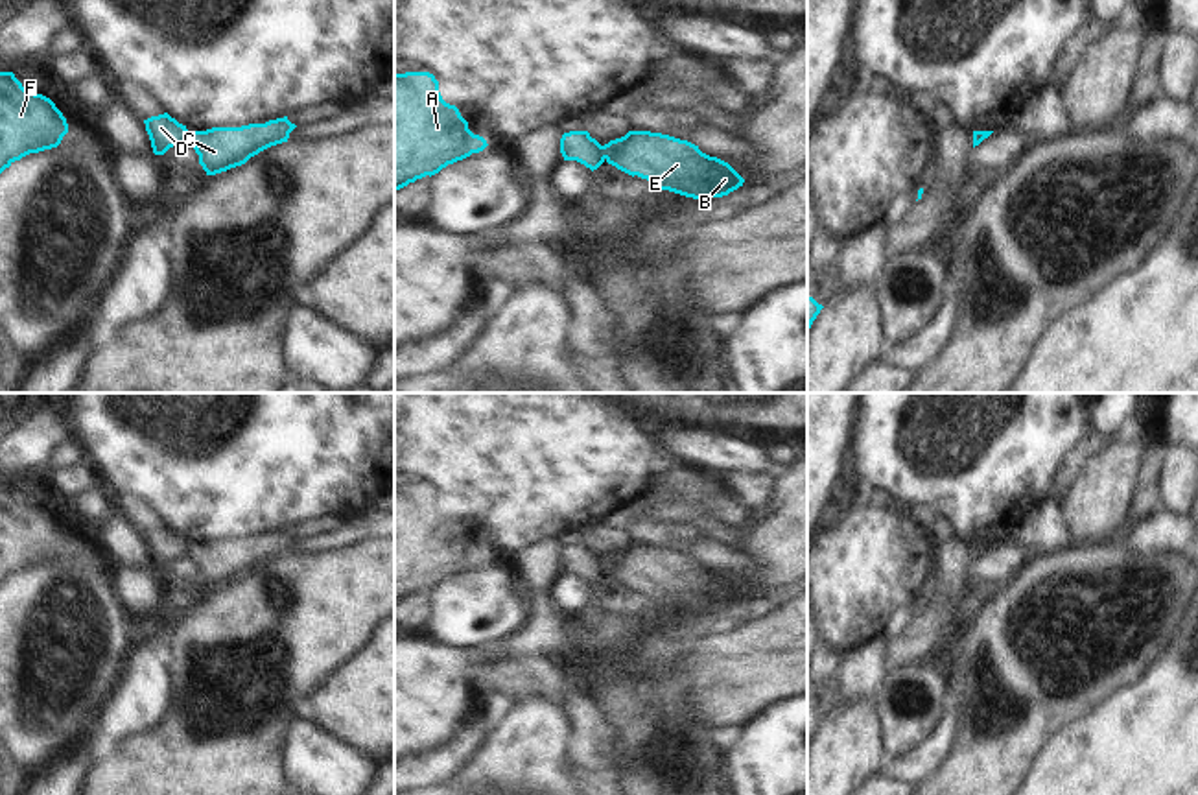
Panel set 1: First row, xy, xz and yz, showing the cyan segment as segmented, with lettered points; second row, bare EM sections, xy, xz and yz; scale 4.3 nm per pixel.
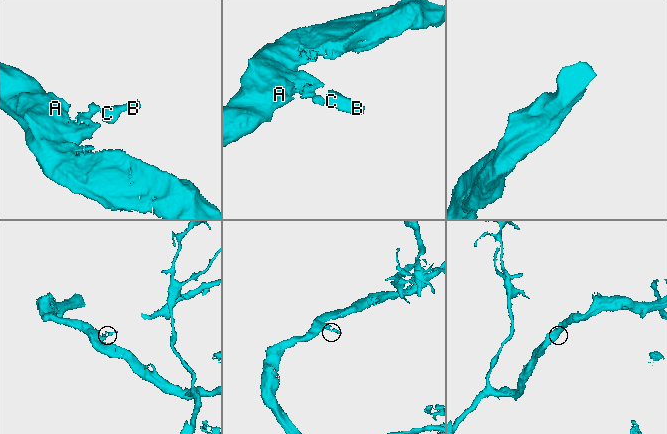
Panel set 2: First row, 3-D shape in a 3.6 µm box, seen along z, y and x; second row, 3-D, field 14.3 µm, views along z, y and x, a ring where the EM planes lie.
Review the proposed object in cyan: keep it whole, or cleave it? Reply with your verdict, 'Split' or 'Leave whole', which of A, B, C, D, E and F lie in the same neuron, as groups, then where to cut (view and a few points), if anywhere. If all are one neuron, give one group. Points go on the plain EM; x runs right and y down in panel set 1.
Split. Groups: A D F / B C E. Split along xz (599, 559), (605, 570)

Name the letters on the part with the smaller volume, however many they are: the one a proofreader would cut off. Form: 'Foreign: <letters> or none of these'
Foreign: B, C, E

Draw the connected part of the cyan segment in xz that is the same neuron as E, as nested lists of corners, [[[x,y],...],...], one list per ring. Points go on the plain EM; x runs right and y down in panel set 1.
[[[628,544],[601,559],[601,564],[608,577],[647,592],[656,603],[693,612],[722,611],[745,596],[728,575],[662,546]]]

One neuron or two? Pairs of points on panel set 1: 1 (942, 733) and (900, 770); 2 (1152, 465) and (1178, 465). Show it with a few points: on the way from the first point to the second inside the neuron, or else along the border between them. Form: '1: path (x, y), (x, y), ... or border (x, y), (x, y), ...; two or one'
1: path (935, 744), (911, 768); one
2: border (1169, 449), (1158, 484), (1162, 508); two

